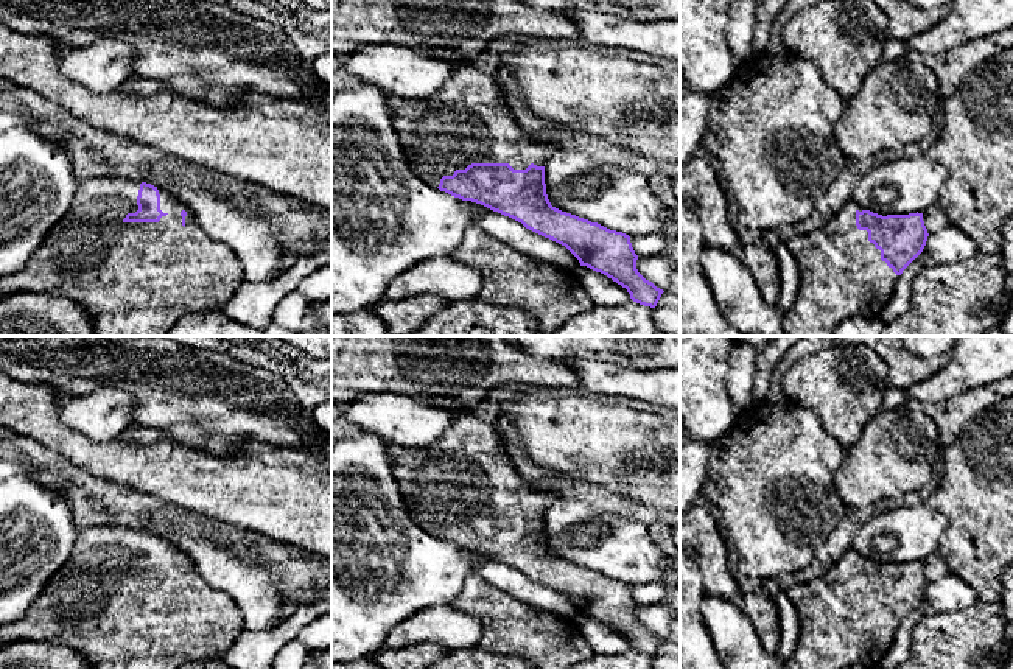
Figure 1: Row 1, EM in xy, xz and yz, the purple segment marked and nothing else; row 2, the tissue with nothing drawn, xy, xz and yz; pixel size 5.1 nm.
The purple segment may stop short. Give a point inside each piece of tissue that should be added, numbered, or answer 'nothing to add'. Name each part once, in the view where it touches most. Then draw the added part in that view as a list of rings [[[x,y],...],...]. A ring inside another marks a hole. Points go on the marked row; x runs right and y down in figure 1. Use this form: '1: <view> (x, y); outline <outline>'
1: xy (133, 279); outline [[[123,177],[81,180],[70,208],[30,257],[26,266],[0,278],[0,297],[31,291],[70,299],[89,314],[96,336],[166,336],[187,314],[223,310],[244,283],[244,269],[233,250],[210,238],[190,210],[160,190],[160,210],[165,215],[159,222],[124,222],[128,213],[138,210],[138,190],[140,182]]]

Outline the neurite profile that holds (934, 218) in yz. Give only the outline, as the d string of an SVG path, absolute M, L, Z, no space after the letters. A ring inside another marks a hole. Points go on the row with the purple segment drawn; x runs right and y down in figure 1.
M938 204L923 212L923 221L927 229L927 233L937 233L946 226L949 226L949 219Z

